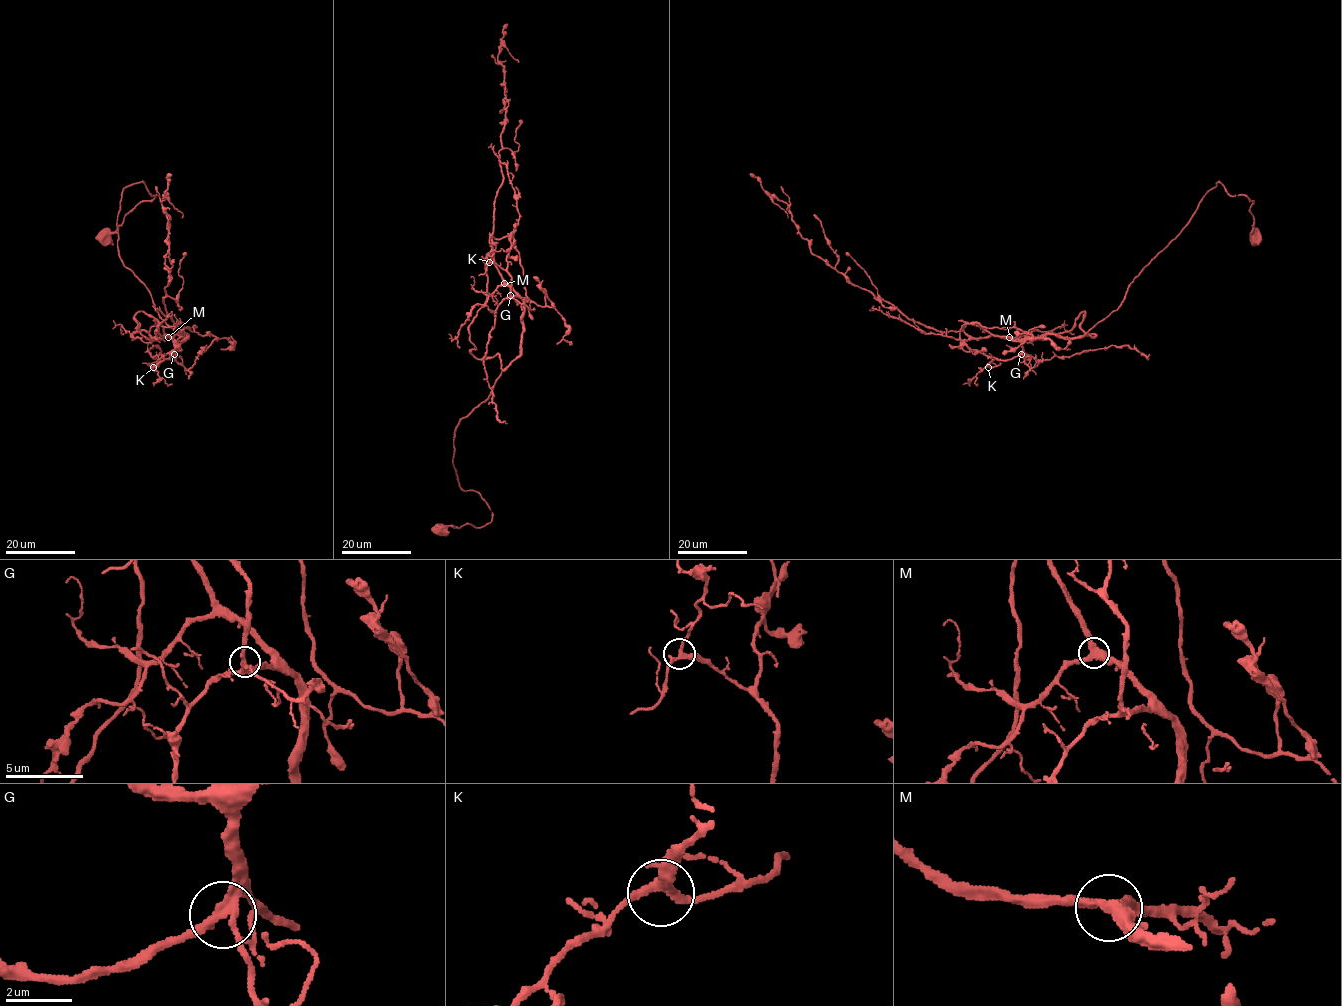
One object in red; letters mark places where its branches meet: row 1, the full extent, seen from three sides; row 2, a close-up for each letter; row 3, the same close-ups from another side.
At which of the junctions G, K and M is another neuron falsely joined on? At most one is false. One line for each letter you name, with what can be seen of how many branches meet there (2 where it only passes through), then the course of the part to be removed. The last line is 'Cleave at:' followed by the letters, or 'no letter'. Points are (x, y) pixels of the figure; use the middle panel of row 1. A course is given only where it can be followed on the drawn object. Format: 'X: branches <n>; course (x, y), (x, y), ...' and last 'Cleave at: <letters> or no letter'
Cleave at: no letter

